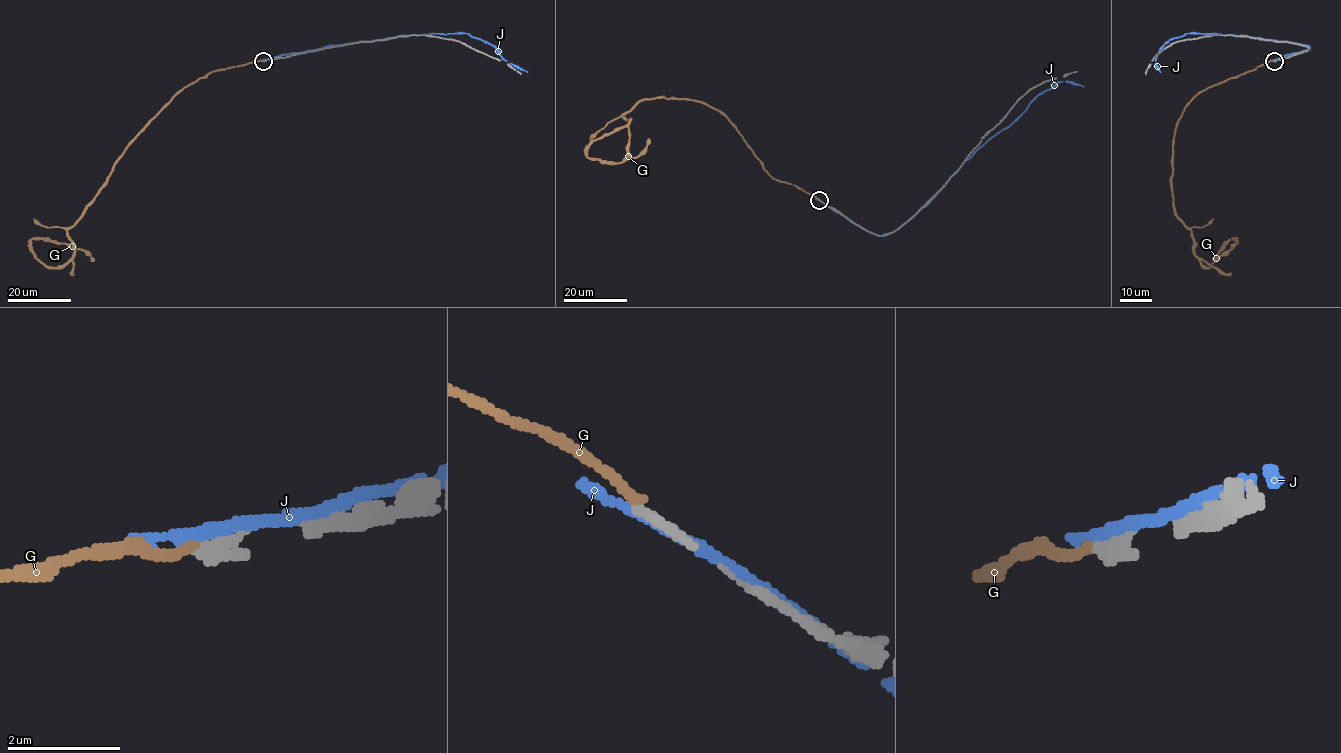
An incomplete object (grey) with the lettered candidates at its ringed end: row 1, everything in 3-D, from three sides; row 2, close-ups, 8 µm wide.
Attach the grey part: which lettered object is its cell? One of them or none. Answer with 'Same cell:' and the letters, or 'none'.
Same cell: none

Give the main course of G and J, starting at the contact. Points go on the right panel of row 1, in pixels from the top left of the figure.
G: (1273, 60), (1201, 90), (1175, 128), (1173, 207), (1194, 253), (1208, 268), (1237, 243), (1213, 260)
J: (1277, 59), (1310, 47), (1236, 35), (1187, 33), (1163, 45), (1155, 61), (1160, 71)

